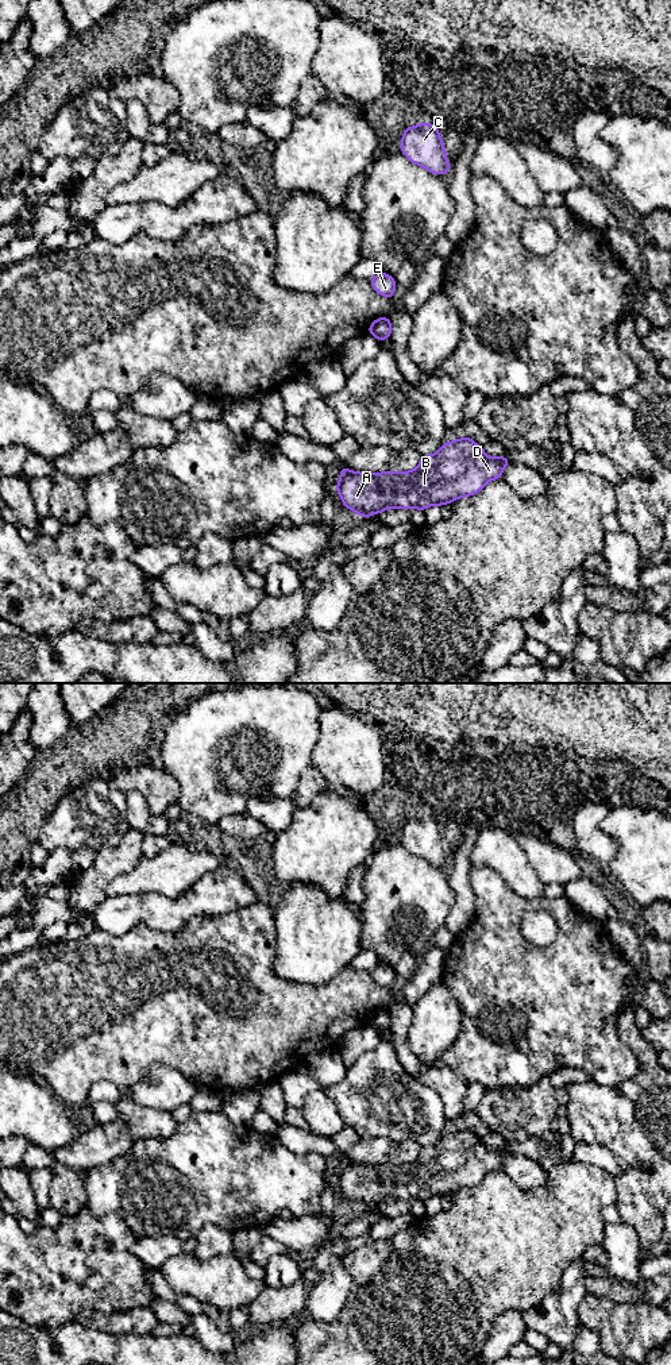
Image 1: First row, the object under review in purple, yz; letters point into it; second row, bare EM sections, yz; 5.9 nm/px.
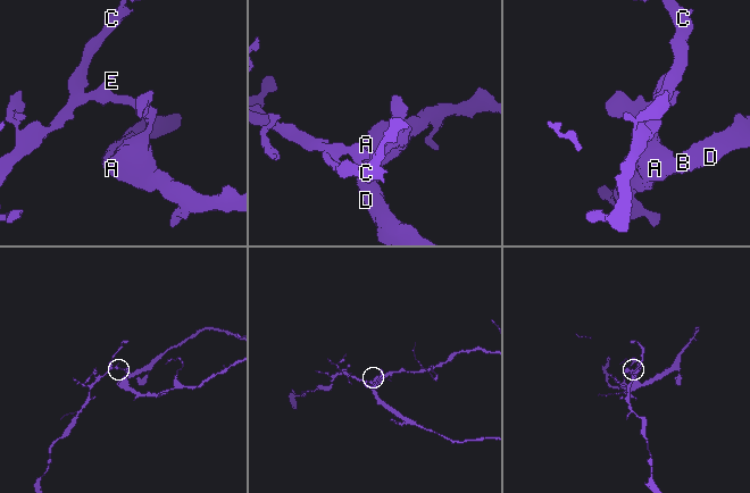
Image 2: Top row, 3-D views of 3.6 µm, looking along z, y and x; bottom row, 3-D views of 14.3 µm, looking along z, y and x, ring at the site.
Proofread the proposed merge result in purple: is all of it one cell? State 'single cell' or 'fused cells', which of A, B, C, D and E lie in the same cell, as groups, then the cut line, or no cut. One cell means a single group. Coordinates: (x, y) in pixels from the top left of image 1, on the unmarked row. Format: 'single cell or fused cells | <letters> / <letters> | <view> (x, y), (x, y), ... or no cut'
fused cells | A B D / C E | yz (385, 1009), (367, 1022)

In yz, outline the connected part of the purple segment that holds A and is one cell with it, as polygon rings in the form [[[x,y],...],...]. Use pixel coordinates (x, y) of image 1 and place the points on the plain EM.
[[[467,1127],[441,1135],[436,1145],[423,1146],[412,1162],[356,1164],[343,1157],[335,1181],[343,1196],[359,1208],[374,1207],[385,1200],[427,1202],[432,1196],[443,1198],[477,1185],[487,1173],[502,1171],[502,1161],[509,1156],[506,1146],[489,1149],[483,1138]]]

